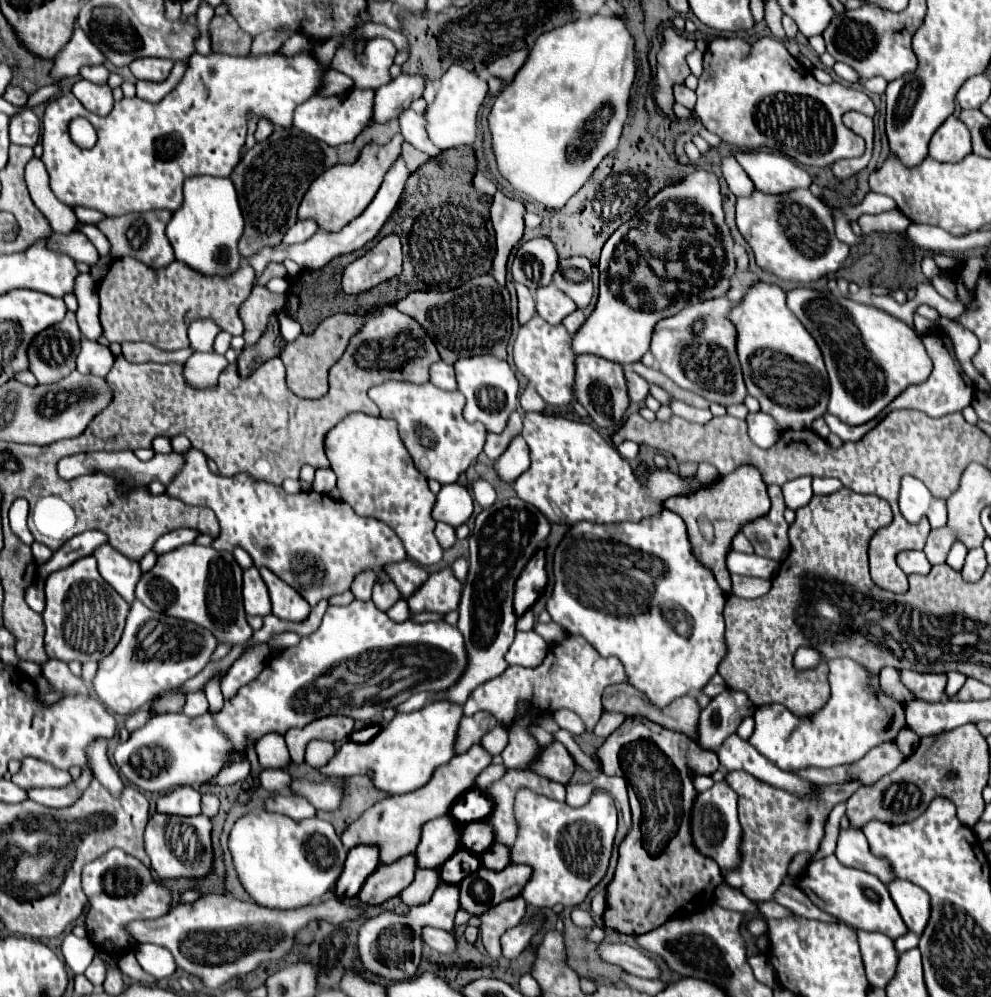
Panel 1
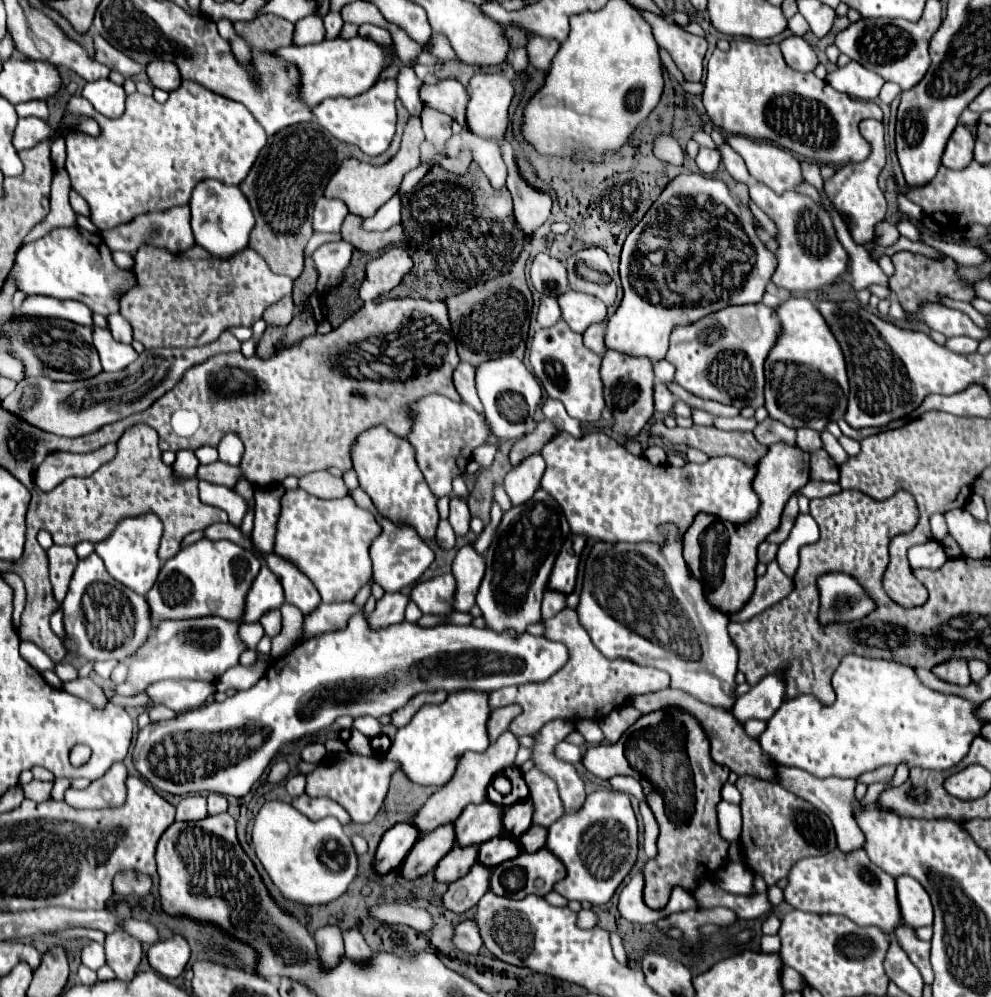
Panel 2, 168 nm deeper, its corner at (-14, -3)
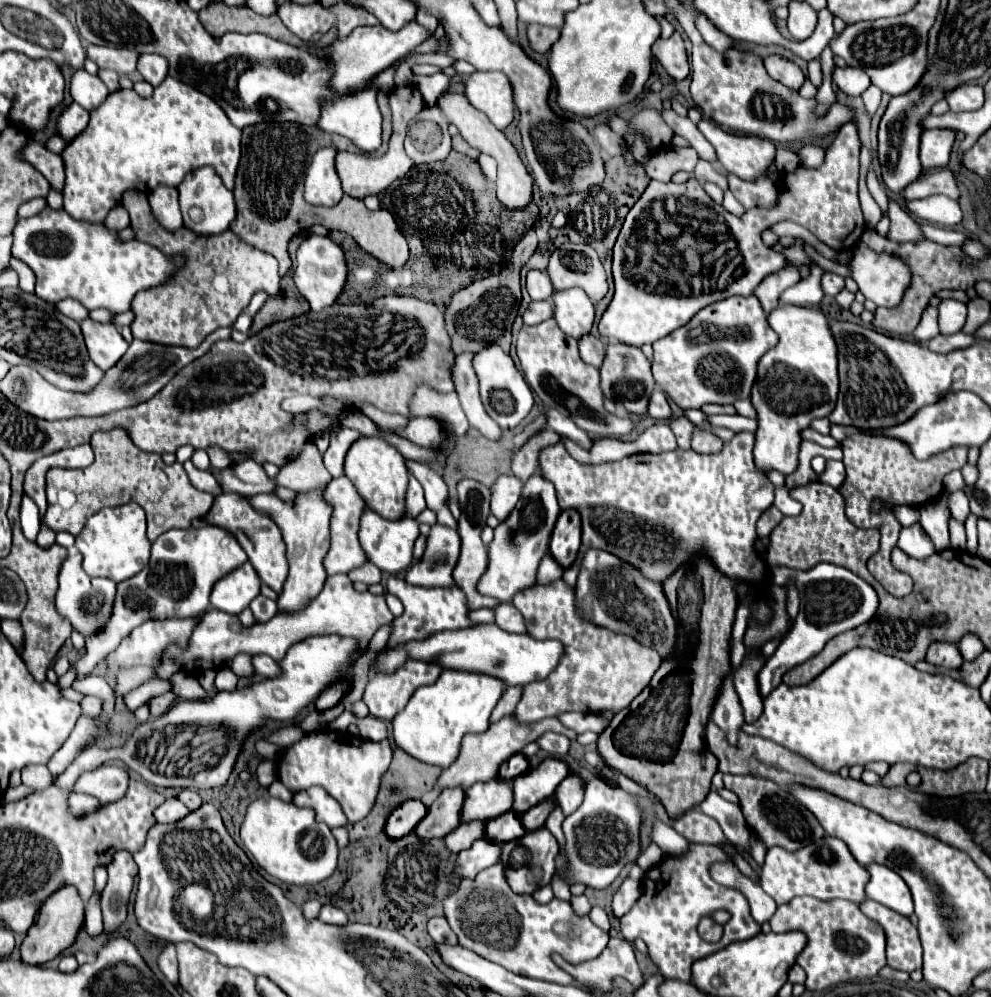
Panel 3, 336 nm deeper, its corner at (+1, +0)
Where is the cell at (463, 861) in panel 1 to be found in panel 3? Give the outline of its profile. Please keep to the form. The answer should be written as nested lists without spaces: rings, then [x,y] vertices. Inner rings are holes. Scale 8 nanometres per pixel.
[[[511,810],[485,824],[485,836],[489,836],[489,840],[497,840],[497,844],[509,842],[513,838],[521,838],[523,834],[525,828],[521,824],[521,816]]]

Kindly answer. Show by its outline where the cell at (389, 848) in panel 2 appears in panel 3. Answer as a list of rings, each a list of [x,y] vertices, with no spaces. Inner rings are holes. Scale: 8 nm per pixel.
[[[407,800],[393,810],[383,832],[385,836],[389,836],[389,840],[399,840],[407,836],[425,814],[427,814],[427,808],[423,806],[421,800]]]

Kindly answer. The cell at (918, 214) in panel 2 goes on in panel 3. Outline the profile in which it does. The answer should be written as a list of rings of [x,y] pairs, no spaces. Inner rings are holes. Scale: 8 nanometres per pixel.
[[[929,196],[923,200],[907,202],[907,210],[917,218],[937,226],[957,226],[963,220],[959,204],[947,196]]]

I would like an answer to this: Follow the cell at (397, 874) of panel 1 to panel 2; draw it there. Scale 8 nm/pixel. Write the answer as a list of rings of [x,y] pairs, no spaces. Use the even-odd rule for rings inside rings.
[[[446,823],[444,827],[436,827],[434,831],[422,835],[408,857],[404,859],[400,873],[406,879],[418,879],[420,875],[426,875],[432,871],[438,861],[454,847],[456,835],[454,835],[454,823]]]

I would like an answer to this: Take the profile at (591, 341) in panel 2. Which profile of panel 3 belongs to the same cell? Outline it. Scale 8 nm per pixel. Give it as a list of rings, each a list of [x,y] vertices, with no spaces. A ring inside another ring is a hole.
[[[589,334],[589,336],[581,336],[579,352],[587,364],[593,364],[595,368],[599,368],[603,362],[603,356],[605,356],[605,346],[595,334]]]

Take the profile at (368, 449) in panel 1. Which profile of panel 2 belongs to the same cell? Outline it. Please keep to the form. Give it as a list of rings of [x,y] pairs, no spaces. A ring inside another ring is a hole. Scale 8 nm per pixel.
[[[372,427],[372,431],[366,431],[360,435],[360,439],[356,439],[352,449],[352,461],[360,479],[360,487],[370,495],[376,509],[384,517],[414,525],[422,539],[434,539],[440,521],[436,497],[432,491],[428,491],[414,457],[414,447],[406,439],[392,435],[386,427]]]

